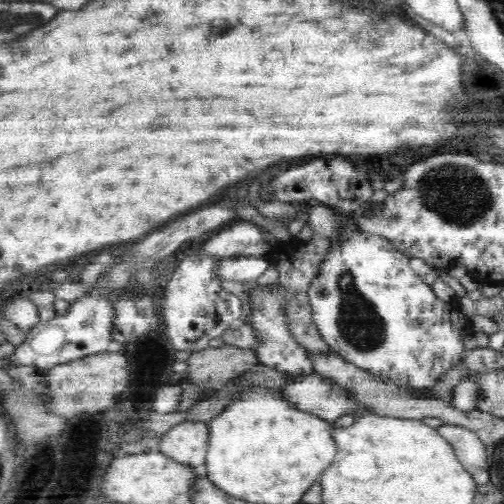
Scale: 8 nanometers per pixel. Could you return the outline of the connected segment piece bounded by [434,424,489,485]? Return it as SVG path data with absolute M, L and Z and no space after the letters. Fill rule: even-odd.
M450 424L438 426L434 431L444 438L464 471L472 476L476 484L489 482L487 449L474 432Z

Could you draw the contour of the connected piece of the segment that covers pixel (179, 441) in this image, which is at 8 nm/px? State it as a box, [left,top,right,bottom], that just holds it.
[161,421,209,467]

